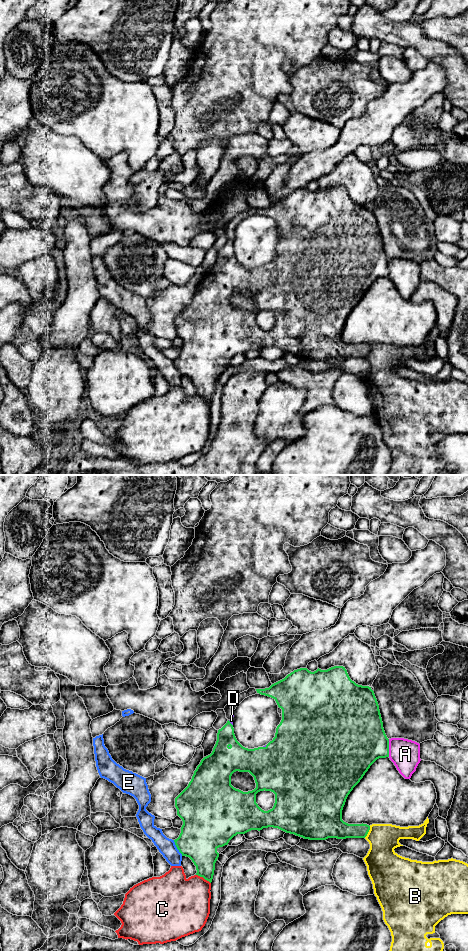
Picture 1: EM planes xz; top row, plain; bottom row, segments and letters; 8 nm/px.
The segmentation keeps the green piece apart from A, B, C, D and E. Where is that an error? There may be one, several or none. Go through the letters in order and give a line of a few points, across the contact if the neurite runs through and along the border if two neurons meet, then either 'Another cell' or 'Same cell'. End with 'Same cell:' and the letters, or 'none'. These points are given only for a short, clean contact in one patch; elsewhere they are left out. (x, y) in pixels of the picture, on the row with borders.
A: Another cell
B: Line: xz (370, 826), (364, 837). Another cell
C: Another cell
D: Same cell
E: Another cell
Same cell: D

